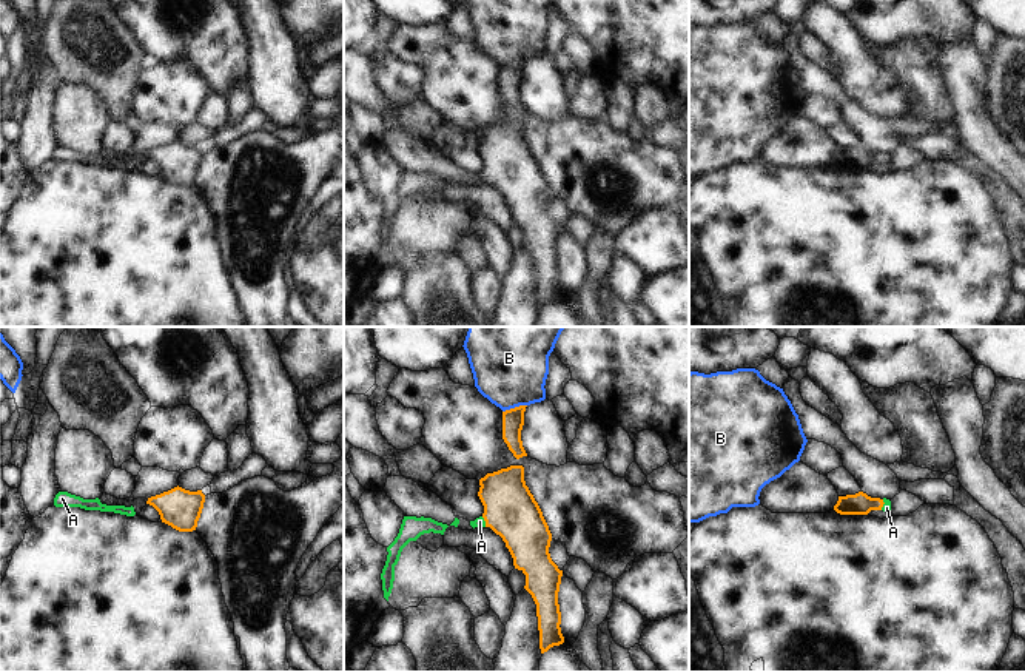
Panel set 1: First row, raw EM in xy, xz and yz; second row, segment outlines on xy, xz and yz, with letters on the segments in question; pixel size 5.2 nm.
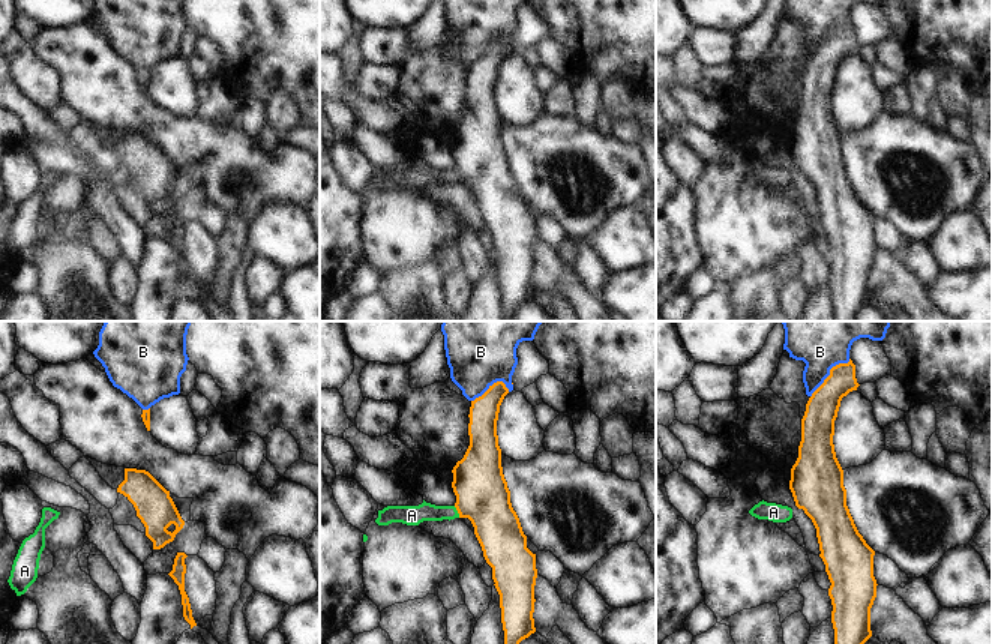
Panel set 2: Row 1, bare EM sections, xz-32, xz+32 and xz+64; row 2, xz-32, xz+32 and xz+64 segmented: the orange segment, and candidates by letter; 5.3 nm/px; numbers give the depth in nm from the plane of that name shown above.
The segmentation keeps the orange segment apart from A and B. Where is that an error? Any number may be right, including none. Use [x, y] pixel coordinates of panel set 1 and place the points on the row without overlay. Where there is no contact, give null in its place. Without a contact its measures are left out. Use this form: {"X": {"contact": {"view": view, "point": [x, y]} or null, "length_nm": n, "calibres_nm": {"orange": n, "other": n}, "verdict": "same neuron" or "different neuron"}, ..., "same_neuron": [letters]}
{"A": {"contact": {"view": "xz", "point": [484, 174]}, "length_nm": 60, "calibres_nm": {"orange": 280, "other": 50}, "verdict": "same neuron"}, "B": {"contact": {"view": "xz", "point": [515, 62]}, "length_nm": 130, "calibres_nm": {"orange": 110, "other": 320}, "verdict": "different neuron"}, "same_neuron": ["A"]}

